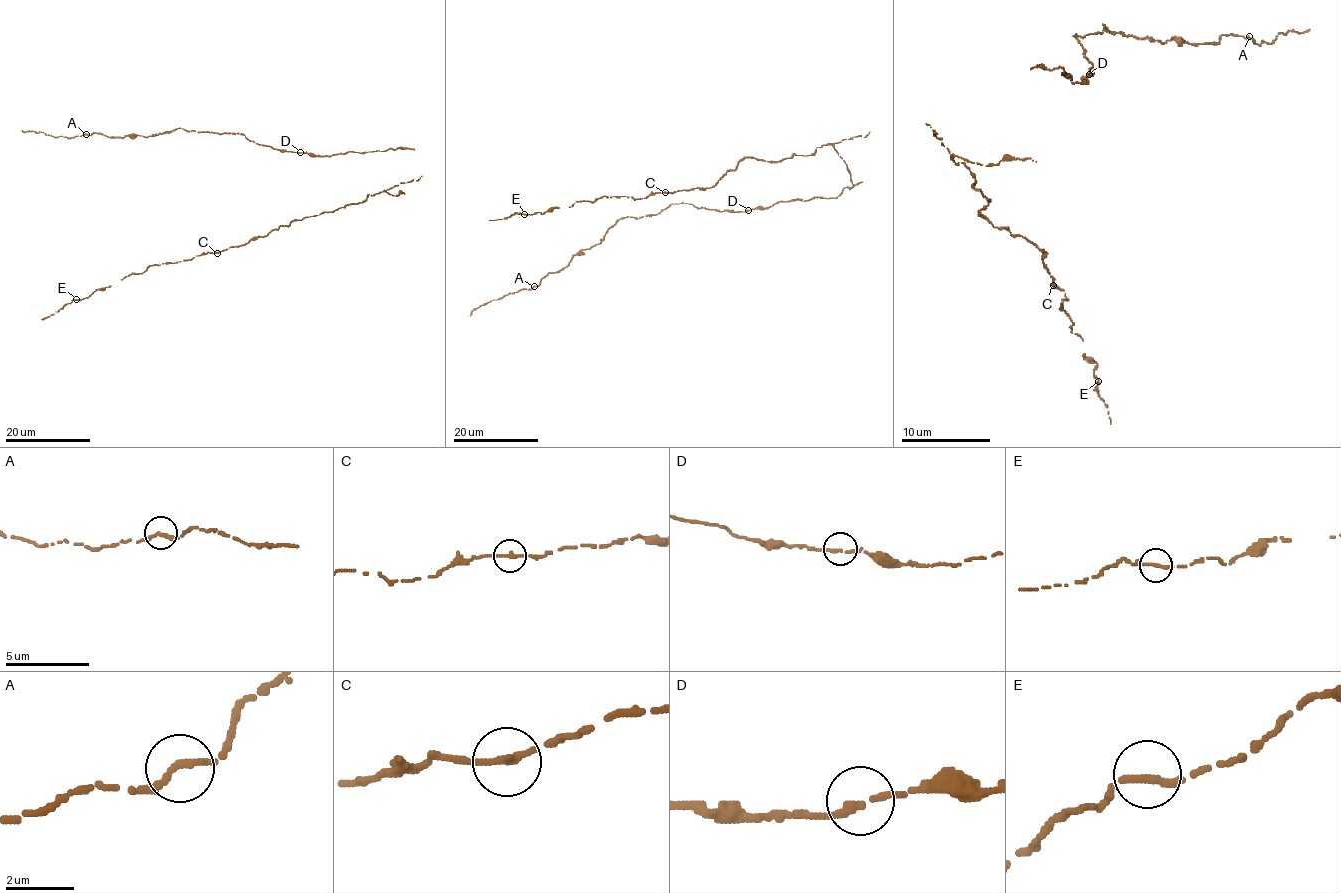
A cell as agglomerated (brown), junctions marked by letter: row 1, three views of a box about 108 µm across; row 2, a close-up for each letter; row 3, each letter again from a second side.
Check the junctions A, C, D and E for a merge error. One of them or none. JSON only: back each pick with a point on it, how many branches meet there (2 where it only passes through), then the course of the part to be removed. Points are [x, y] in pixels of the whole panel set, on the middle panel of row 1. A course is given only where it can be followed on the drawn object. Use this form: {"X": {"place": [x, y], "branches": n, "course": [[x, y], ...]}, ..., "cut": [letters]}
{"cut": []}

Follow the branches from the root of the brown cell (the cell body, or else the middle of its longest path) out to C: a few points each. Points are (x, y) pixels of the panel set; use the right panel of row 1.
C: (1031, 159), (980, 165), (953, 156), (989, 199), (980, 216), (1042, 250), (1053, 285)

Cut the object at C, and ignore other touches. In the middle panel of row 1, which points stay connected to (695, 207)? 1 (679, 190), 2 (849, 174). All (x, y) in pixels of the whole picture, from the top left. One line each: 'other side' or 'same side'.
1: other side
2: other side

